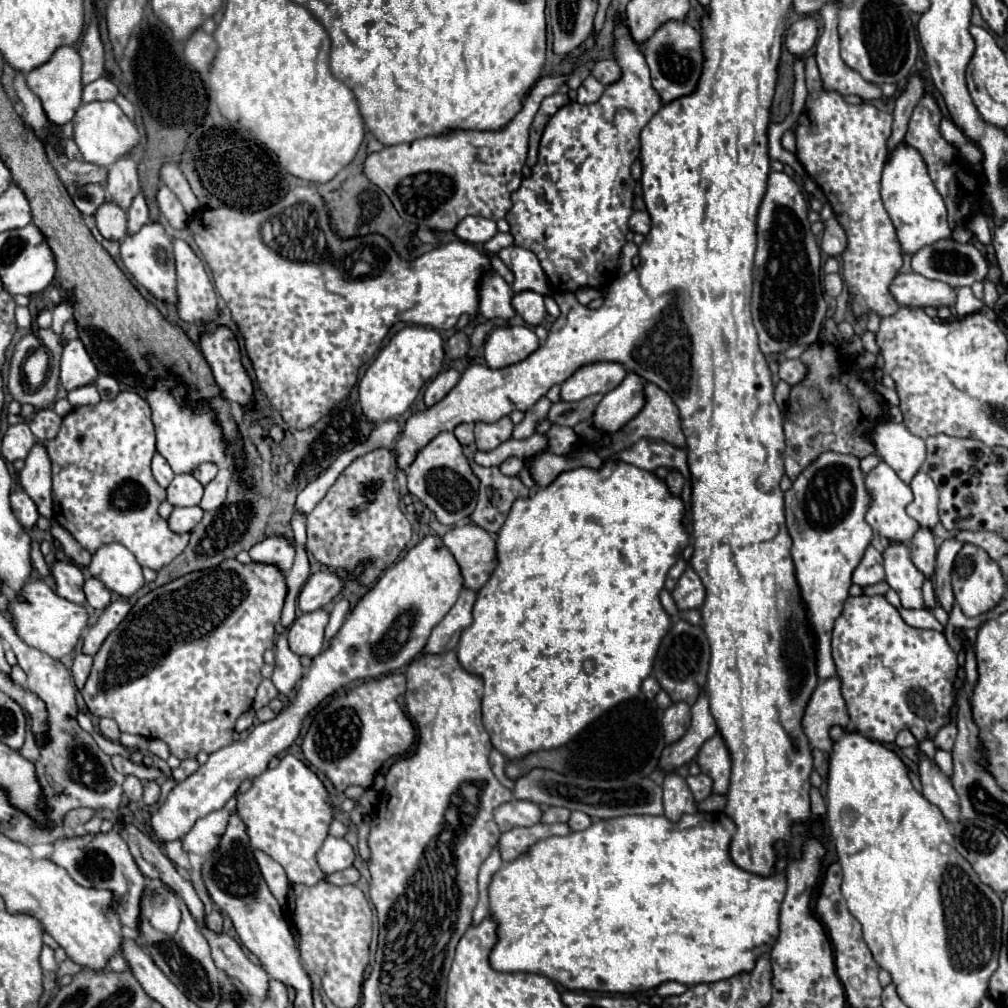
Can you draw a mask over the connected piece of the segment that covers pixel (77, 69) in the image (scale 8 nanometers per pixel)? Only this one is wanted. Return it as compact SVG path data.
M68 45L58 47L54 51L54 55L50 57L50 61L46 61L44 65L26 73L26 83L28 83L30 91L40 97L42 107L44 107L50 123L66 125L68 121L72 121L76 109L82 105L82 99L80 99L80 93L82 93L82 57L80 57L80 53Z

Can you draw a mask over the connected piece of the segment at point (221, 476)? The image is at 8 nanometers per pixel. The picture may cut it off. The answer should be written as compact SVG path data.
M220 469L218 475L206 485L204 497L202 497L202 501L200 501L200 507L202 507L204 511L216 509L216 507L220 507L220 505L226 501L230 477L232 477L232 471L230 471L230 469Z

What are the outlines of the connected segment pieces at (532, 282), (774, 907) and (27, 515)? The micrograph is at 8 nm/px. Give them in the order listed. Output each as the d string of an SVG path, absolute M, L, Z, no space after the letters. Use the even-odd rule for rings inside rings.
M512 245L512 247L502 249L498 255L516 275L514 285L512 285L512 289L516 293L518 291L536 291L540 295L546 295L550 291L548 277L544 273L544 269L540 267L538 257L530 249Z
M694 813L684 815L678 823L668 821L664 815L652 817L616 817L594 821L588 829L570 833L566 837L548 837L534 843L526 853L518 855L514 861L498 869L488 885L488 907L490 917L496 923L496 945L490 951L490 965L496 971L524 971L524 973L538 973L544 975L570 991L600 991L600 993L636 993L654 989L666 981L678 981L684 985L698 985L698 983L714 983L720 979L734 977L736 973L752 969L756 957L760 953L768 953L778 937L778 915L780 905L786 893L786 849L782 843L776 845L778 849L778 865L776 873L770 877L760 877L736 867L728 855L728 845L734 833L734 823L724 813Z
M14 491L10 495L10 505L12 505L12 511L14 515L18 517L18 521L24 525L24 527L34 527L40 513L38 513L38 507L36 503L30 499L30 495L26 491Z

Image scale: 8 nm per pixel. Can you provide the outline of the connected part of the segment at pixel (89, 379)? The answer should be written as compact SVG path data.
M80 339L68 341L60 359L60 383L68 391L72 391L76 387L94 383L96 377L98 377L98 371L92 359L88 357L82 341Z

